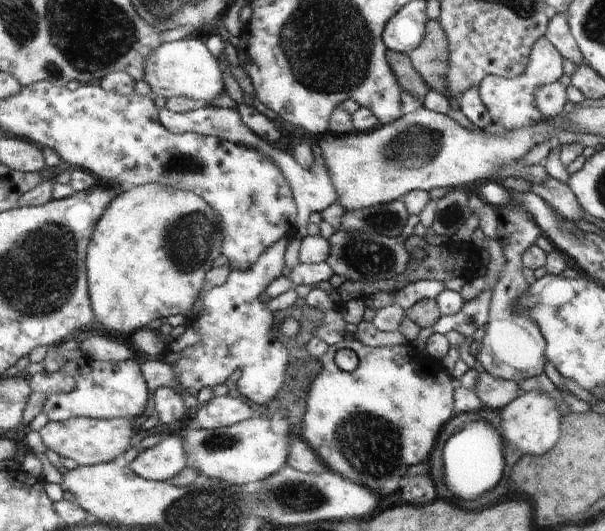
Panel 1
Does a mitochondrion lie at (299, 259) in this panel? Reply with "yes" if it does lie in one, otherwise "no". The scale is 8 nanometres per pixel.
no

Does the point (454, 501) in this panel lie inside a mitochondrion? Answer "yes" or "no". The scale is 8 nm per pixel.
no

